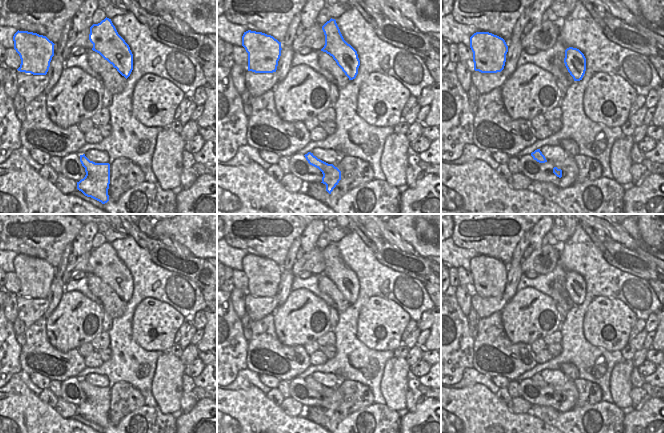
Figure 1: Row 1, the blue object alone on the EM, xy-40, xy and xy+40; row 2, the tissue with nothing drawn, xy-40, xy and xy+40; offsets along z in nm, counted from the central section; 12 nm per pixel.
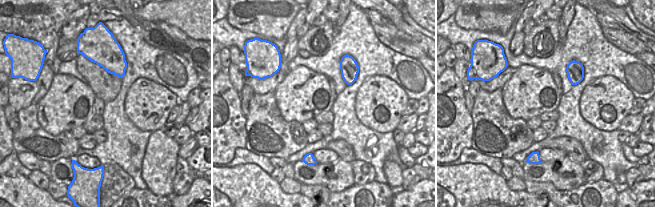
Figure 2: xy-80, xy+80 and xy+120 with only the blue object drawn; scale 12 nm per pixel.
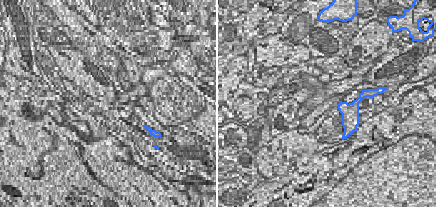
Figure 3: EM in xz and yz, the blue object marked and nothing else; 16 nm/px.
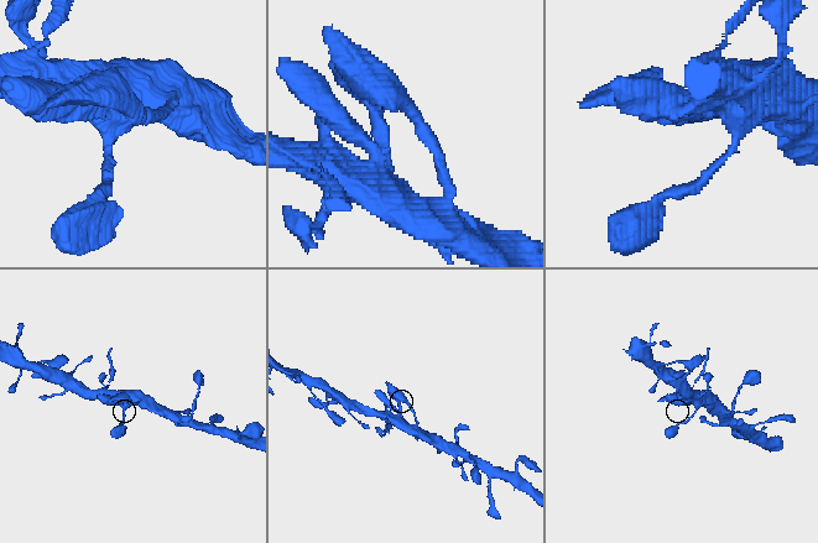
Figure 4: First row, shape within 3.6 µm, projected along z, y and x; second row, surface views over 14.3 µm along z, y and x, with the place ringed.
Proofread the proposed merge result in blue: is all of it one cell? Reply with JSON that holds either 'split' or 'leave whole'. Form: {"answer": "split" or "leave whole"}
{"answer": "leave whole"}

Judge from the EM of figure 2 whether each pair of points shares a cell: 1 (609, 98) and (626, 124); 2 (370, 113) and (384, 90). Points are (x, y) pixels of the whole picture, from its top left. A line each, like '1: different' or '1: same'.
1: different
2: same

